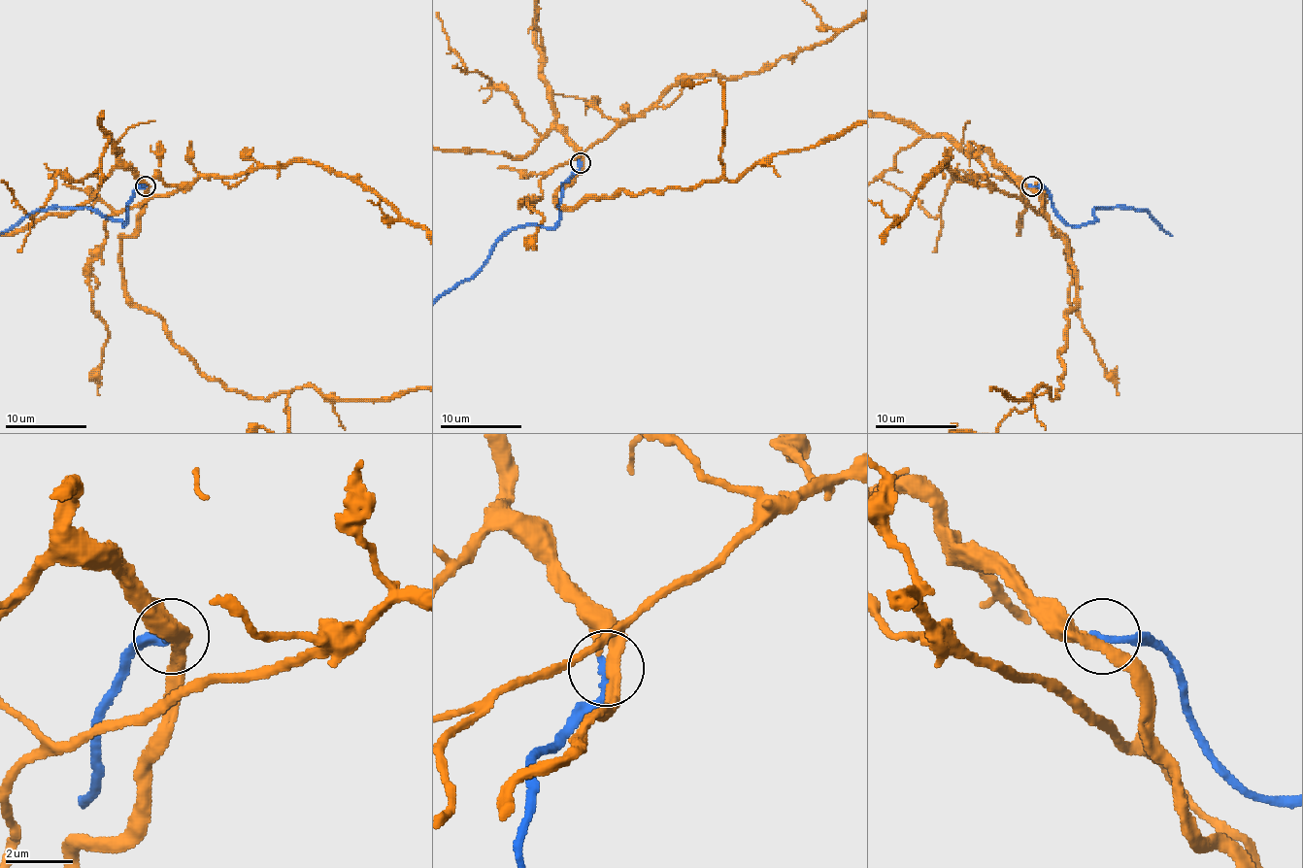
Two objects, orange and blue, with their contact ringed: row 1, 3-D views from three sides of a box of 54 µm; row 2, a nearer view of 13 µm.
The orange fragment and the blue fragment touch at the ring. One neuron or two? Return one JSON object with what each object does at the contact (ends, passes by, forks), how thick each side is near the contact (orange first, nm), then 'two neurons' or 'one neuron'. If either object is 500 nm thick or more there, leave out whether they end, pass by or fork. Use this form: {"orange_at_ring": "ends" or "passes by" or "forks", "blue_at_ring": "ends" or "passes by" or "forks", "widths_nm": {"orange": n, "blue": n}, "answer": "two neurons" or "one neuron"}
{"orange_at_ring": "passes by", "blue_at_ring": "ends", "widths_nm": {"orange": 320, "blue": 240}, "answer": "one neuron"}

